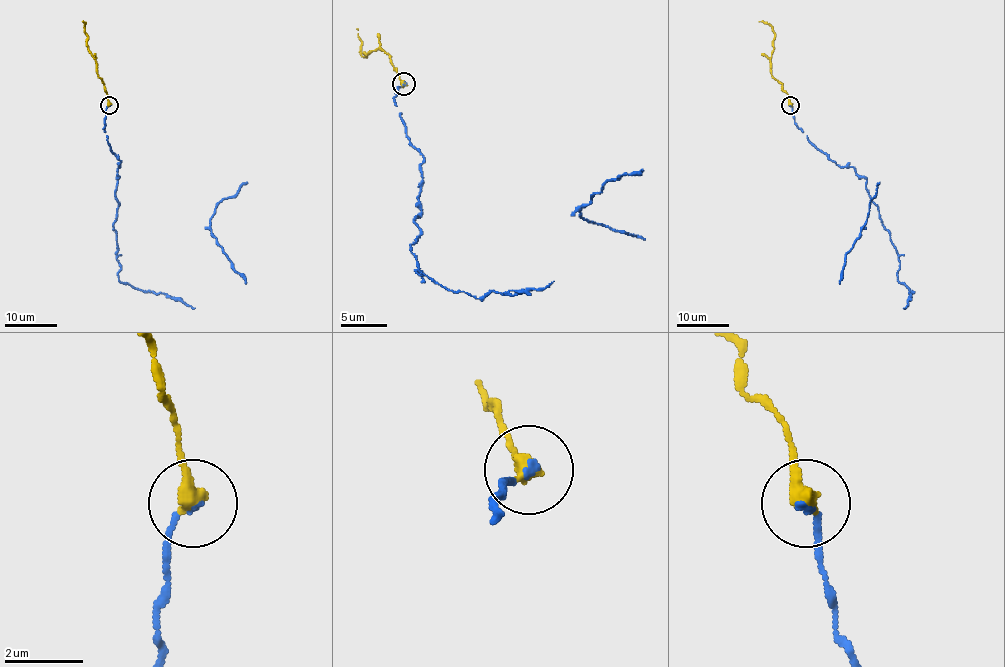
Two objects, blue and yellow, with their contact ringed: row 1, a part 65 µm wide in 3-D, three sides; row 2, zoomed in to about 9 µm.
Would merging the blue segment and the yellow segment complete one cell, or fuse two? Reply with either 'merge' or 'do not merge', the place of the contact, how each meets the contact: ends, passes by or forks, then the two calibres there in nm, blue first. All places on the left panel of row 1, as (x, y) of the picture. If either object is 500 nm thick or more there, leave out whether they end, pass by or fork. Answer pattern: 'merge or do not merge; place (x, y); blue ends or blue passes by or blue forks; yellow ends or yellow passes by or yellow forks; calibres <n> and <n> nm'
merge; place (109, 105); blue ends; yellow ends; calibres 130 and 440 nm

